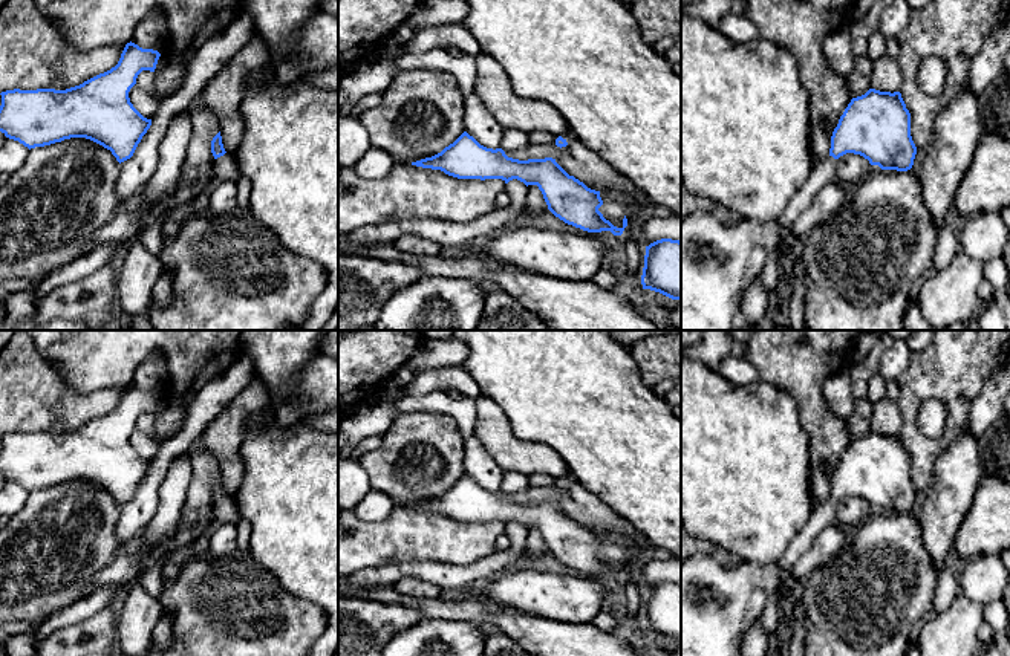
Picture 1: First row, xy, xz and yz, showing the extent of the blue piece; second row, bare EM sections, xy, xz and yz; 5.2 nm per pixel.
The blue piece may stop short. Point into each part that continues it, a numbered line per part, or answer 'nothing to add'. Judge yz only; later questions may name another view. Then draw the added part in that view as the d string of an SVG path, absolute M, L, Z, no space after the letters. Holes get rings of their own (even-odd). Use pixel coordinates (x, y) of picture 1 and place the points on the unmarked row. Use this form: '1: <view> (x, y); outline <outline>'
1: yz (822, 516); outline M828 498L817 508L814 508L808 523L805 528L797 534L797 537L788 546L785 555L777 563L780 569L780 575L777 578L777 584L773 590L776 599L780 606L785 607L787 604L787 583L791 580L791 569L797 563L797 560L810 550L816 537L829 524L836 523L836 506L837 502Z

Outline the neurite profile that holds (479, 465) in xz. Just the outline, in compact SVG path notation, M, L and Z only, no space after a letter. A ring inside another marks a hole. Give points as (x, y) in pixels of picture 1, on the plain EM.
M476 436L467 439L464 445L465 474L487 491L500 491L502 476L505 471L487 453L487 450L482 447Z

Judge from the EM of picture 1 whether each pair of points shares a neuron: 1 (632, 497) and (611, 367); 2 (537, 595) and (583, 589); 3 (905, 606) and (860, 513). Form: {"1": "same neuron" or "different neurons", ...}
{"1": "same neuron", "2": "same neuron", "3": "different neurons"}

